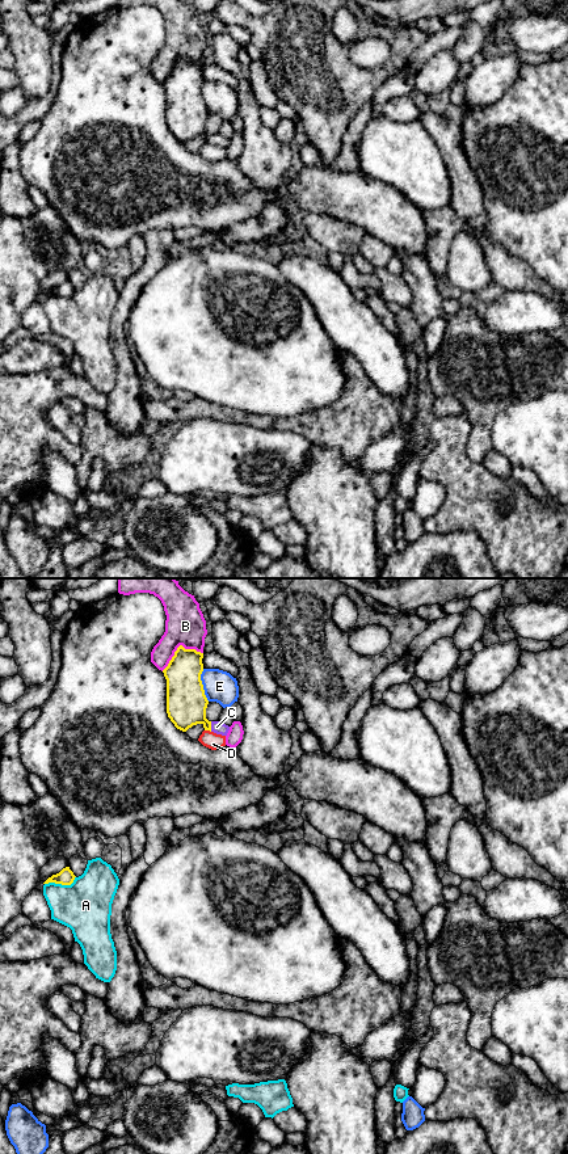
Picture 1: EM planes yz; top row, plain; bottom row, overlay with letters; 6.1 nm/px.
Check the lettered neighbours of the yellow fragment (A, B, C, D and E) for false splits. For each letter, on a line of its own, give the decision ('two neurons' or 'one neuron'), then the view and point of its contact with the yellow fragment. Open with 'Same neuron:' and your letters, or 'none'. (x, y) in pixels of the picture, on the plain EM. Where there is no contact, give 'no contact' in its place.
Same neuron: C
A: two neurons | yz (60, 295)
B: two neurons | yz (179, 59)
C: one neuron | yz (210, 139)
D: two neurons | yz (207, 142)
E: two neurons | yz (202, 97)

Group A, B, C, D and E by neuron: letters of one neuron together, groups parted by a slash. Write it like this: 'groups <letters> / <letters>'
groups A / B / C / D / E

